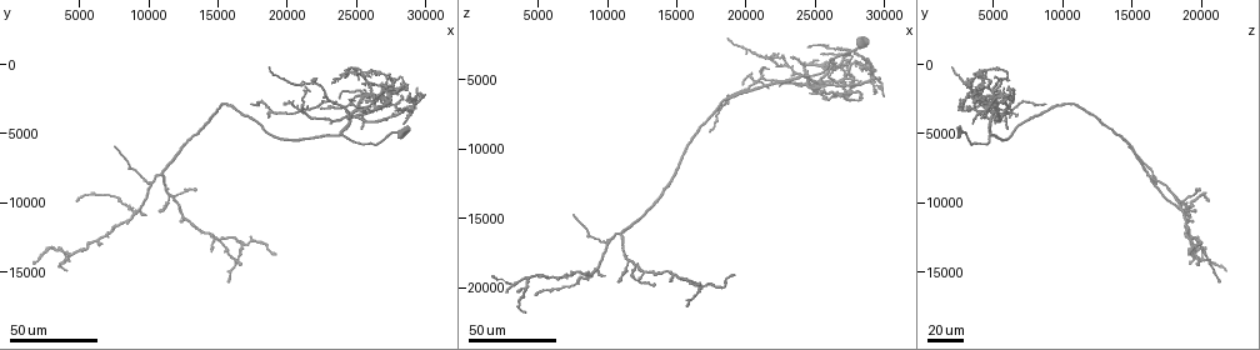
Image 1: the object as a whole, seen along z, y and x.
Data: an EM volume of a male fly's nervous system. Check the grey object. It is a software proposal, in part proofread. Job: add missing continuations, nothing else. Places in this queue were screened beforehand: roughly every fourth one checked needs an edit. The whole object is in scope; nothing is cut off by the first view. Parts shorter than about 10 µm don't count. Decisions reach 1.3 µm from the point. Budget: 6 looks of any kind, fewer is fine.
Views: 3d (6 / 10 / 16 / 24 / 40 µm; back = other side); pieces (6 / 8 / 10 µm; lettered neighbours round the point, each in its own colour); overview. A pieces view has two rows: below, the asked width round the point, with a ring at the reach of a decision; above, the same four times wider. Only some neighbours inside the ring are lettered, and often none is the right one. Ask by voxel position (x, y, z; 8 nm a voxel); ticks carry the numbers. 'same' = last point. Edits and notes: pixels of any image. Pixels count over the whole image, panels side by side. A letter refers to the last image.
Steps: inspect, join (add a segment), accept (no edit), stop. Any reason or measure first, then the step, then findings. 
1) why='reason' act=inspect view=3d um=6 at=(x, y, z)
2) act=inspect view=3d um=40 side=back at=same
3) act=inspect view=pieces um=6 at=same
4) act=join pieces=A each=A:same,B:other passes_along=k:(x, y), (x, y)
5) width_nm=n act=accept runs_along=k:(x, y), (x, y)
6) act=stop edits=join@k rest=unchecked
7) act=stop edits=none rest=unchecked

why='tapers out' act=inspect view=3d um=40 at=(25400, 2800, 5000)

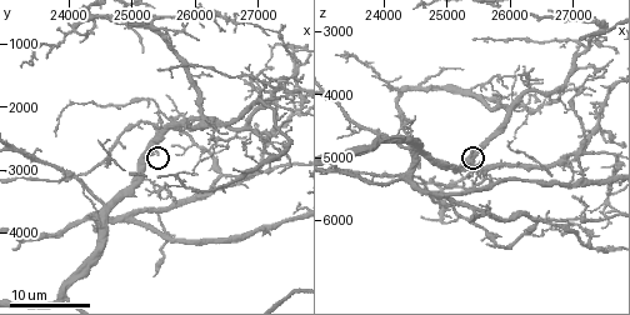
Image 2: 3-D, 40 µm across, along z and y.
act=inspect view=pieces um=8 at=(25450, 2750, 4850)

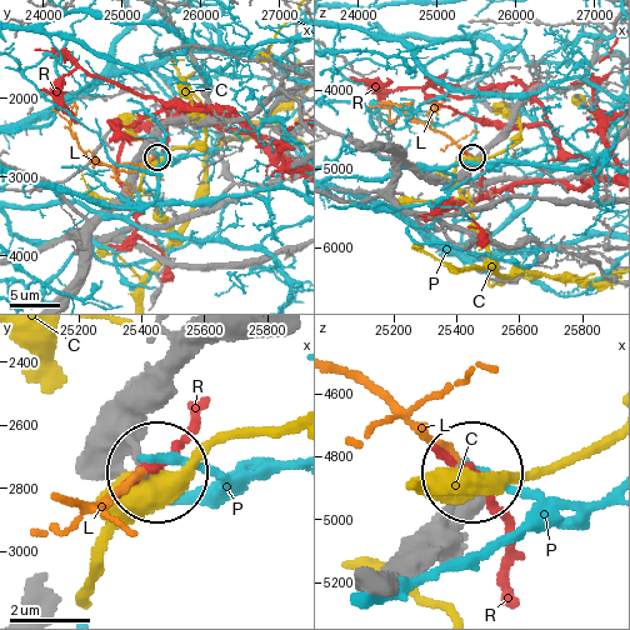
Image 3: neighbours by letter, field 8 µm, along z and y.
act=join pieces=L each=C:other,L:same,P:other,R:other found='it goes on there'

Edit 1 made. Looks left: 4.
act=inspect view=overview

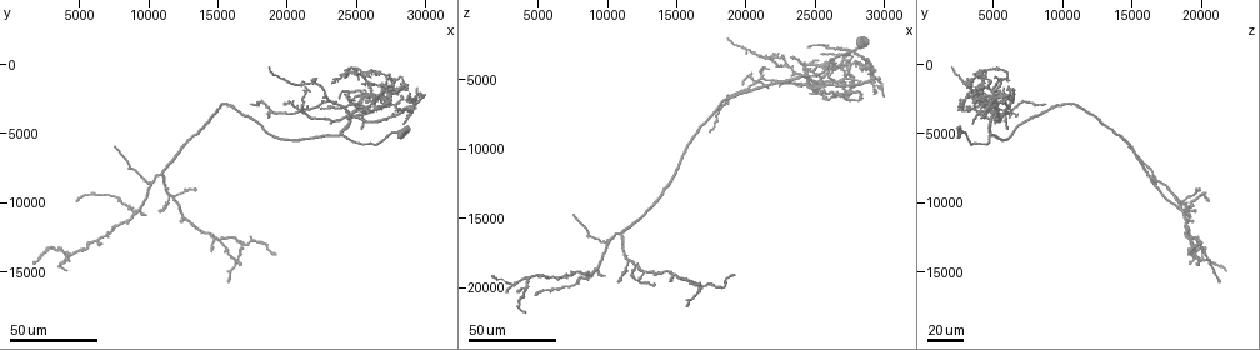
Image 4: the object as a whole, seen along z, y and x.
why='thin end' act=inspect view=3d um=24 at=(25600, 1600, 3200)

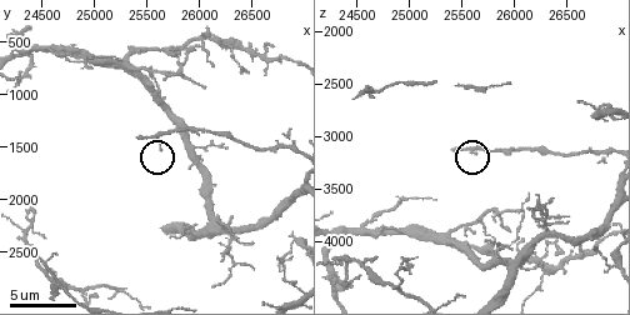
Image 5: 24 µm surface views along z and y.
act=inspect view=pieces um=6 at=(25460, 1420, 3140)

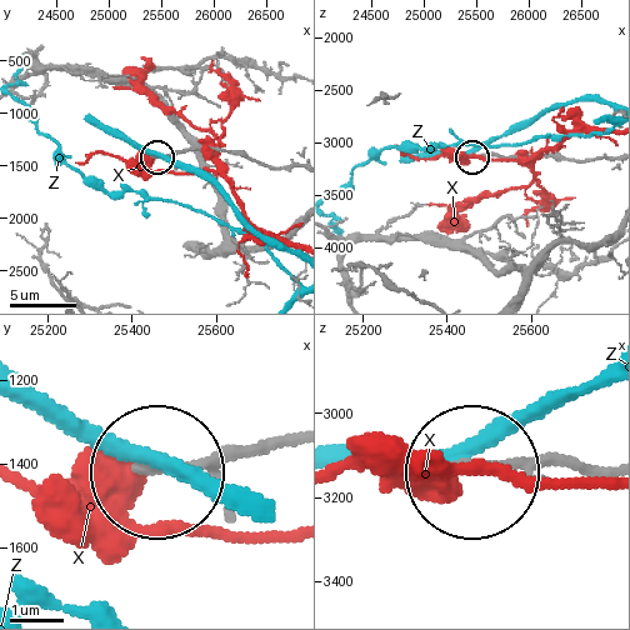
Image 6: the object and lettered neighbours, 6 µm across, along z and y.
act=accept each=X:other,Z:other found='no lettered segment goes on from it'

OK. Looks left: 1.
act=stop edits=join@3 rest=unchecked

